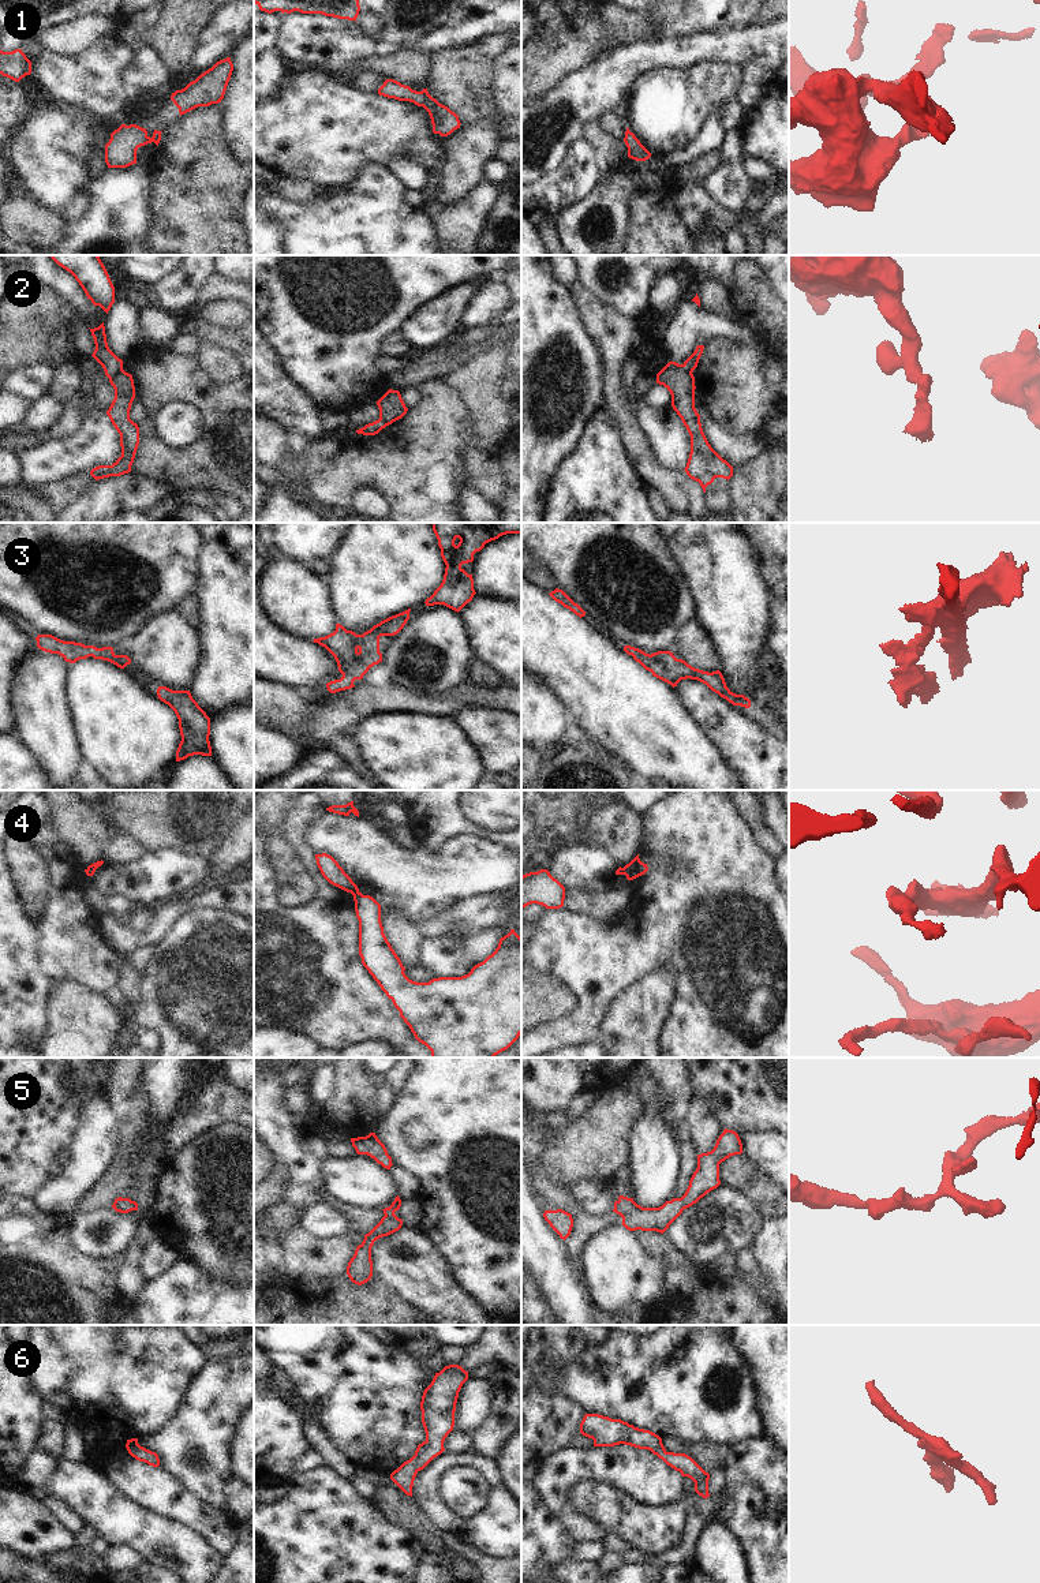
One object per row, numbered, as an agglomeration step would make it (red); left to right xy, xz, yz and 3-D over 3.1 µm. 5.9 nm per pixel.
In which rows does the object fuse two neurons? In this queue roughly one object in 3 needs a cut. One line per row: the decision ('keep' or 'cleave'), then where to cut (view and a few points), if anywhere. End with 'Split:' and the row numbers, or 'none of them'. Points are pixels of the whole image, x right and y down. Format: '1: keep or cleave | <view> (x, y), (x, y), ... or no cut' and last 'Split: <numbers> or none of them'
1: keep | no cut
2: cleave | xy (122, 367), (109, 378)
3: keep | no cut
4: cleave | xz (358, 891), (354, 895)
5: keep | no cut
6: keep | no cut
Split: 2, 4

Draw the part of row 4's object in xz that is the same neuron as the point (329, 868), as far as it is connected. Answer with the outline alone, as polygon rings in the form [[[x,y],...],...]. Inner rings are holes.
[[[315,854],[317,865],[322,876],[333,886],[355,895],[359,892],[358,886],[344,872],[338,862],[329,854]]]

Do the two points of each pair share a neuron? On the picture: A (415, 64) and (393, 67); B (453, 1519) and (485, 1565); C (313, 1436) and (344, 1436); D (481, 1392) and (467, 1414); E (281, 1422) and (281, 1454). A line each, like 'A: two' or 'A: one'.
A: one
B: two
C: two
D: one
E: one

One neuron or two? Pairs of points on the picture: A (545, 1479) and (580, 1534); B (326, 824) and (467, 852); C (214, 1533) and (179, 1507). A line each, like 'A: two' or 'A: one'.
A: one
B: one
C: one

